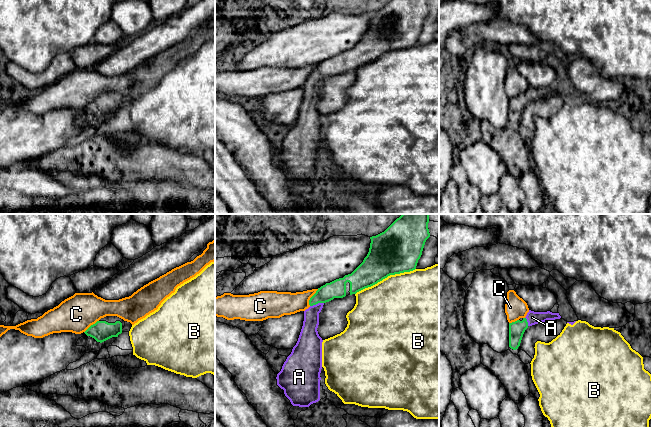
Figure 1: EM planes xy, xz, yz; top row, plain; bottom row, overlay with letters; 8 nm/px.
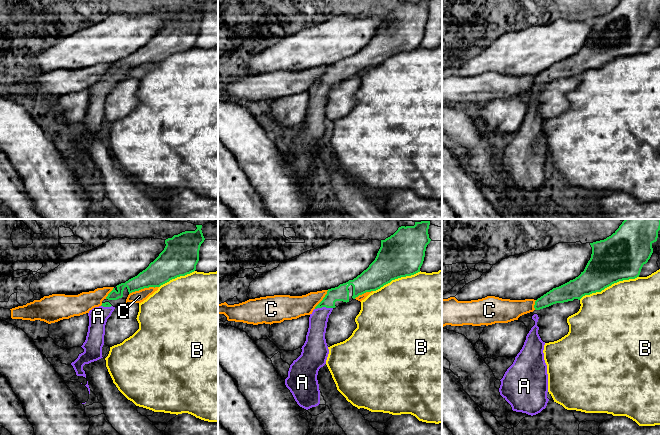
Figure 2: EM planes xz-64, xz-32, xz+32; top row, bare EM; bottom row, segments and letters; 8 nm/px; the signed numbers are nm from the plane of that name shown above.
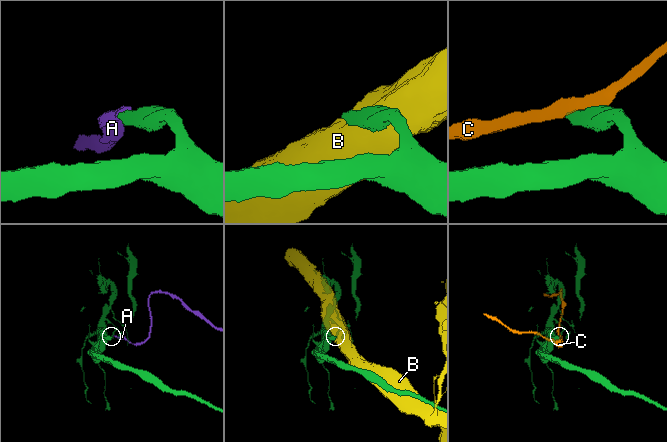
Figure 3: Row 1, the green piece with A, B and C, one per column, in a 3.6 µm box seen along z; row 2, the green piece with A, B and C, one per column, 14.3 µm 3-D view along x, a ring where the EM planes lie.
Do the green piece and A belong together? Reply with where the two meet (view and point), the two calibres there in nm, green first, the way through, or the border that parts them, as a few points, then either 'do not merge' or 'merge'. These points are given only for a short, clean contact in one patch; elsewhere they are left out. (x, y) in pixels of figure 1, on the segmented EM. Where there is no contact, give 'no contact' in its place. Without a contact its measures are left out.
contact xz (316, 303); calibres 140 and 140 nm; way xz (336, 289), (327, 292), (316, 303), (311, 315), (309, 333); merge

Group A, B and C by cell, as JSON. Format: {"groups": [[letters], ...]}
{"groups": [["A"], ["B"], ["C"]]}

